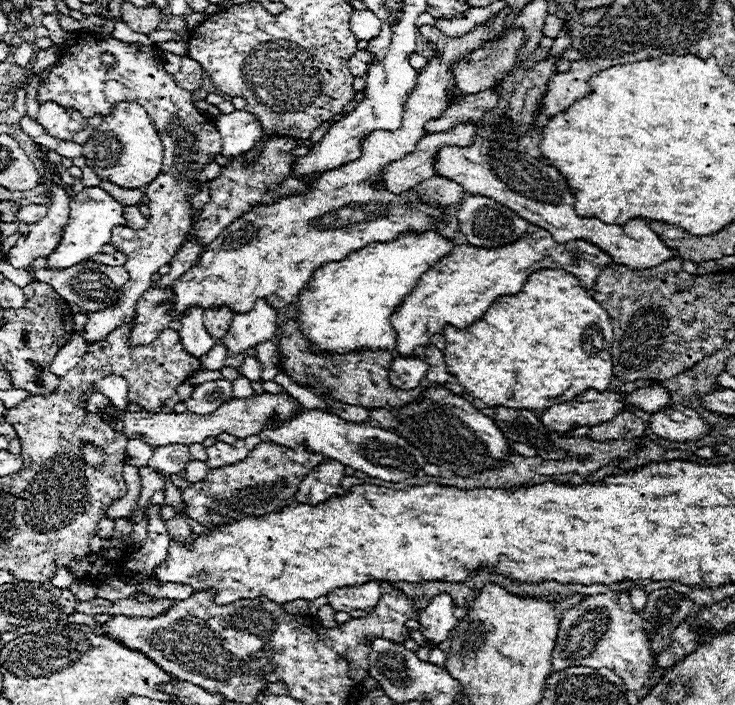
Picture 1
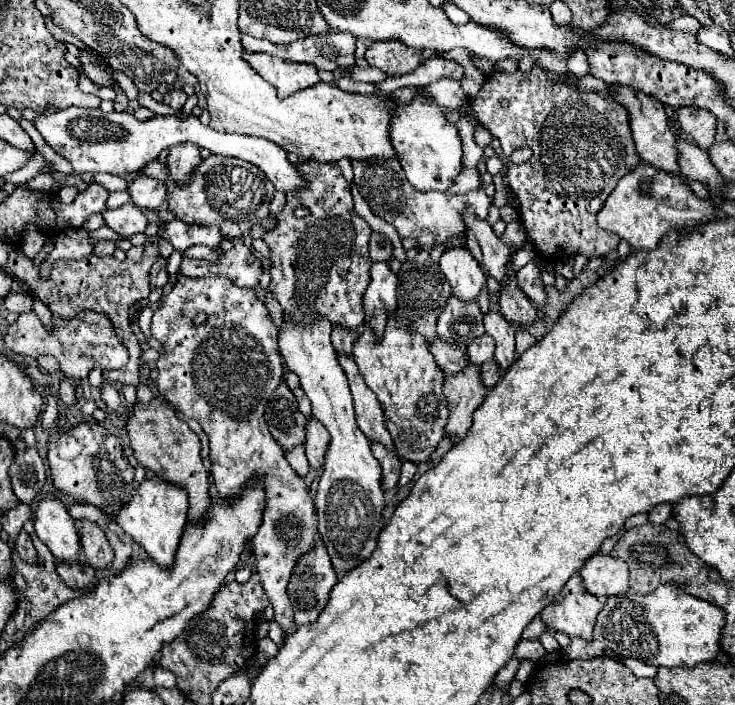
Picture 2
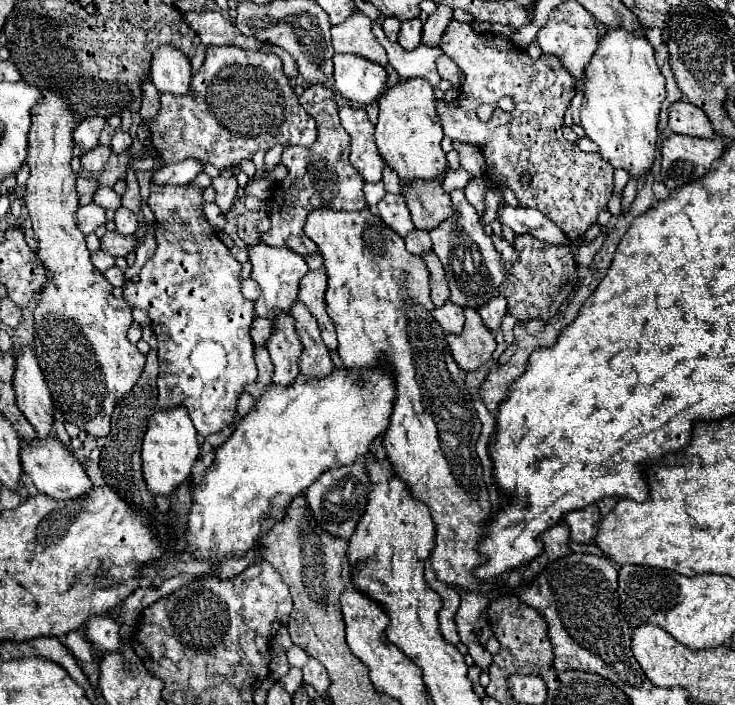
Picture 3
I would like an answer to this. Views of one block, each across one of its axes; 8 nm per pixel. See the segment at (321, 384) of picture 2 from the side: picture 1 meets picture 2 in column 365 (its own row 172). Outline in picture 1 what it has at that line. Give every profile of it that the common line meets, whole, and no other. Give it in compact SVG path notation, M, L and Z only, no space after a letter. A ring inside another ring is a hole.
M478 136L470 146L442 146L434 158L436 176L450 178L460 184L468 194L482 194L492 198L510 210L514 210L524 220L548 230L552 238L560 244L572 240L586 240L596 244L614 262L624 262L626 266L658 266L660 262L678 256L676 250L668 248L642 218L632 218L624 226L606 224L600 218L582 218L574 210L574 196L566 178L544 158L532 158L526 152L516 152L512 146L494 142L490 138Z

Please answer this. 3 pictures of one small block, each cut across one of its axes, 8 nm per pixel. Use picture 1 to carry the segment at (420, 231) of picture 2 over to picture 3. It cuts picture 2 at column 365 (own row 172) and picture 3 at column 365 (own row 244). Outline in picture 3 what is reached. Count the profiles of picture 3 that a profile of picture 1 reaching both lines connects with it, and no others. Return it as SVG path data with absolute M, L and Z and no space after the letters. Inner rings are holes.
M350 106L340 108L340 122L350 134L350 162L362 174L366 182L378 182L382 178L384 160L374 144L374 124L366 118L364 110Z

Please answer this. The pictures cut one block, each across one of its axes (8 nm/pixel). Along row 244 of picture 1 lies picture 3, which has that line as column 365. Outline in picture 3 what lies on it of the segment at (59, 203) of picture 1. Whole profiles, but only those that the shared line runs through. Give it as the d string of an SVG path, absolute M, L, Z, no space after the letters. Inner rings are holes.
M358 8L348 20L332 28L332 46L340 54L358 54L380 66L388 64L386 50L378 44L376 36L372 34L372 20Z

